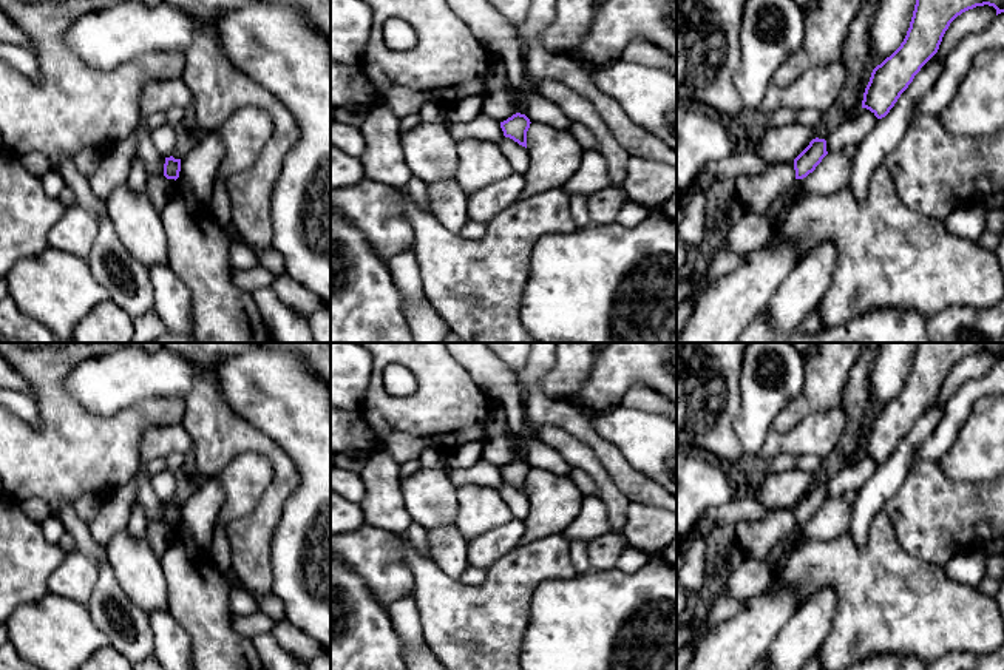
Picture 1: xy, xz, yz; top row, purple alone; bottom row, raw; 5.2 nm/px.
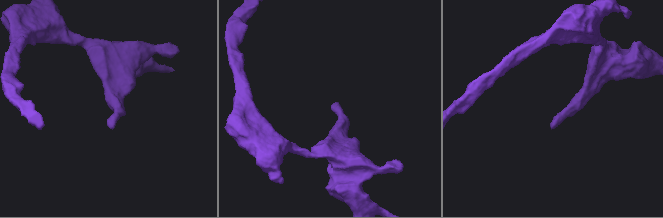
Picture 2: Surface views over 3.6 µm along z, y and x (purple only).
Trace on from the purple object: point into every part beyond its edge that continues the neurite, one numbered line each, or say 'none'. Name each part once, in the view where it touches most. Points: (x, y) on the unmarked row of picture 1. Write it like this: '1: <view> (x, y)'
none

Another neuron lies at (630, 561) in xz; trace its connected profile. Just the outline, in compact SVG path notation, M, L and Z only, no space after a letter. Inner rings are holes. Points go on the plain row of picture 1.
M627 546L616 562L616 570L632 574L641 570L649 560L650 556L647 553Z

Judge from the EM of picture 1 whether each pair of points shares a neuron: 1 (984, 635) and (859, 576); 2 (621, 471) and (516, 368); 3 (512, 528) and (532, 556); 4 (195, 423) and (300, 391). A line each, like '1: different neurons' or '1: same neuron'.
1: same neuron
2: different neurons
3: different neurons
4: different neurons

